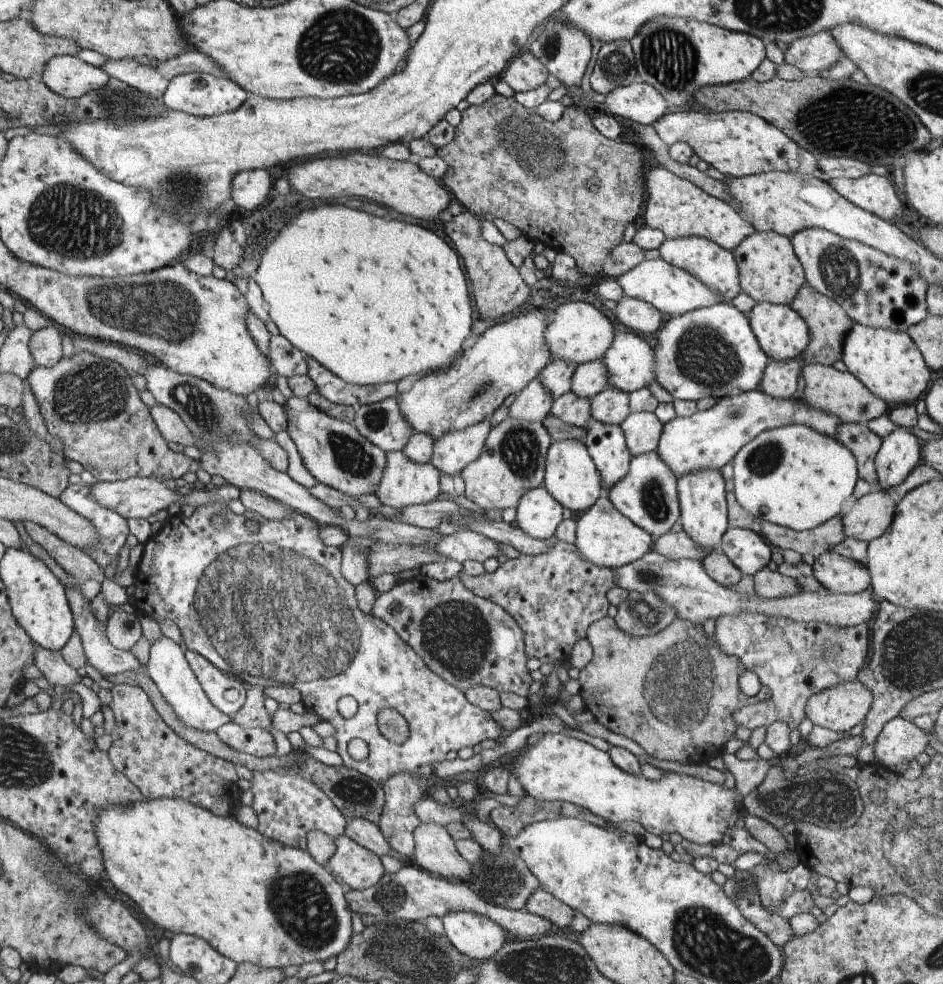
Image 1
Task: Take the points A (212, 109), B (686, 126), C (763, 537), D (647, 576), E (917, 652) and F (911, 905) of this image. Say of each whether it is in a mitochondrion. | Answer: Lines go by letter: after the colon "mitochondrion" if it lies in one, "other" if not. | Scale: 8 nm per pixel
A: other
B: other
C: other
D: mitochondrion
E: mitochondrion
F: mitochondrion

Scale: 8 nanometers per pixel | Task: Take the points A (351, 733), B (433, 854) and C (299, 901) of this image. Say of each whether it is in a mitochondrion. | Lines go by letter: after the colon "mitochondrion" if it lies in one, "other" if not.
A: other
B: other
C: mitochondrion

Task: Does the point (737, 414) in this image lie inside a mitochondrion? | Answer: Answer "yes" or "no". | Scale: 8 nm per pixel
yes

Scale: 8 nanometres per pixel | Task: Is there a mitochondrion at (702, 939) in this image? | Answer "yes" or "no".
yes

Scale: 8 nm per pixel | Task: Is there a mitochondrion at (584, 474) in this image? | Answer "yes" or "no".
no

